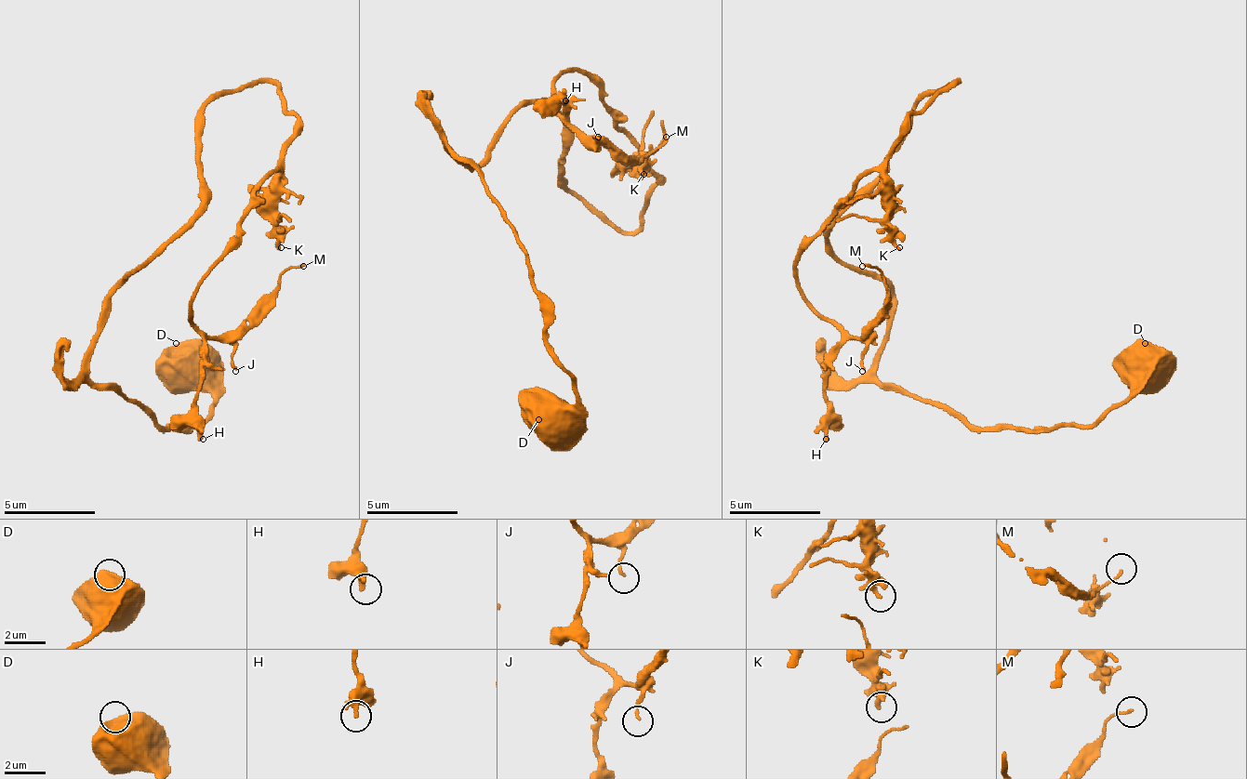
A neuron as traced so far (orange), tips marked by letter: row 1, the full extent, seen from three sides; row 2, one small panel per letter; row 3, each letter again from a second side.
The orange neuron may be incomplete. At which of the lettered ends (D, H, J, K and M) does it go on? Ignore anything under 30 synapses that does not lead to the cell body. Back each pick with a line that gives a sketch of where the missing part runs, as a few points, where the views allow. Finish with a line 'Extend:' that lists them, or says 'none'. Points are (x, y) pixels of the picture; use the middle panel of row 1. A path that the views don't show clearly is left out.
Extend: none

